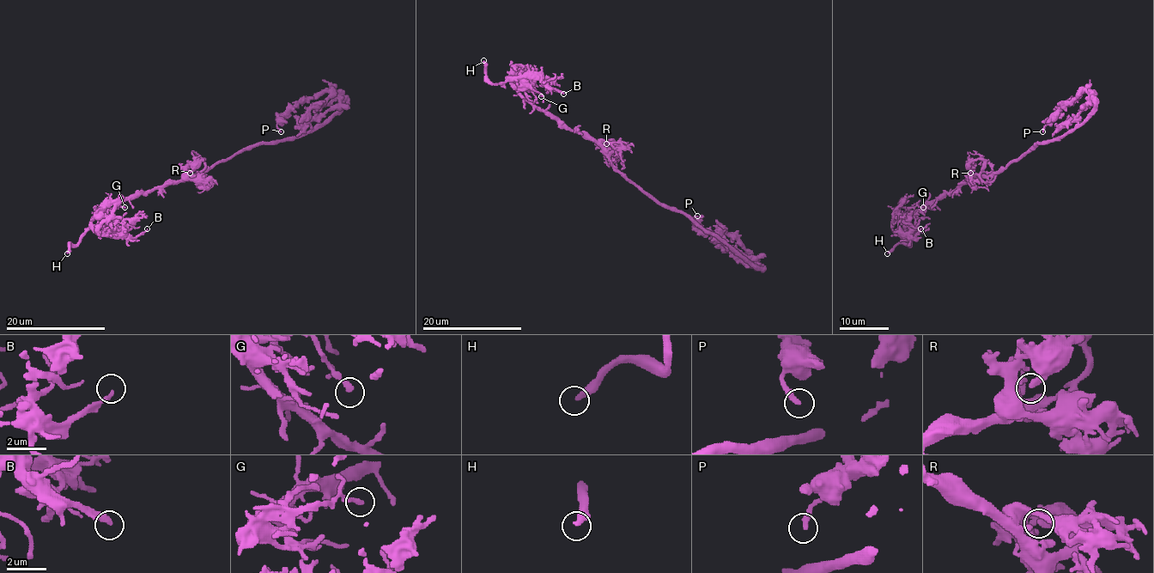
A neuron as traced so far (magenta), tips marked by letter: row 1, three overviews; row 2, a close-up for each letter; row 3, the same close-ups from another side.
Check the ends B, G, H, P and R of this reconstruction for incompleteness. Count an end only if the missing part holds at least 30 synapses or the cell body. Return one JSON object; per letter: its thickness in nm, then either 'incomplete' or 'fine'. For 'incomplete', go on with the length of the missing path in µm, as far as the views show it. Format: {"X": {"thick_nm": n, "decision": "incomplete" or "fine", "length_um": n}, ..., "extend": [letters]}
{"B": {"thick_nm": 220, "decision": "fine"}, "G": {"thick_nm": 240, "decision": "fine"}, "H": {"thick_nm": 320, "decision": "incomplete", "length_um": 60}, "P": {"thick_nm": 280, "decision": "fine"}, "R": {"thick_nm": 320, "decision": "fine"}, "extend": ["H"]}

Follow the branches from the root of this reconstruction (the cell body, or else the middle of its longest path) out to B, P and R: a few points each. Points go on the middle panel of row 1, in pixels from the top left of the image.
B: (644, 193), (595, 143), (567, 130), (537, 110), (521, 93), (532, 82), (544, 80), (563, 94)
P: (644, 193), (684, 212), (739, 250), (748, 265), (752, 261), (727, 252), (706, 234), (694, 219), (697, 216)
R: (644, 193), (616, 168), (616, 158), (622, 156), (619, 149), (613, 143), (606, 143)

